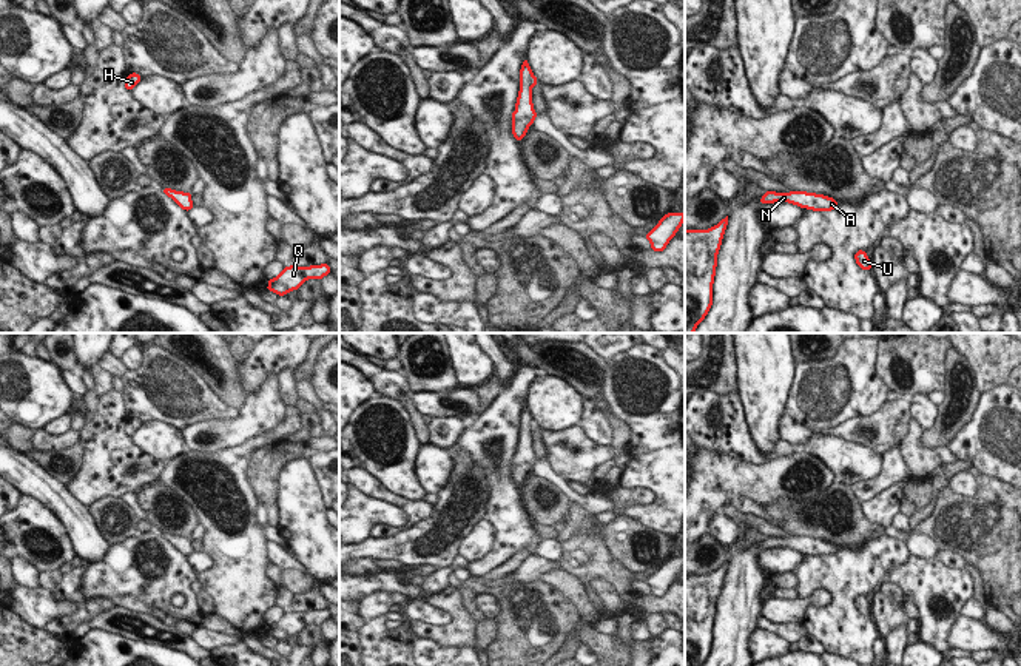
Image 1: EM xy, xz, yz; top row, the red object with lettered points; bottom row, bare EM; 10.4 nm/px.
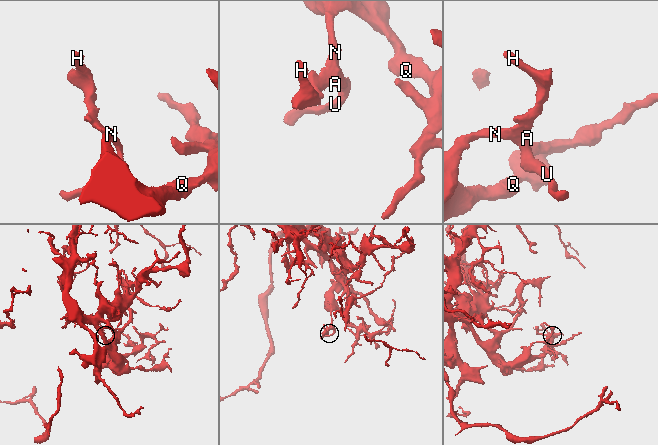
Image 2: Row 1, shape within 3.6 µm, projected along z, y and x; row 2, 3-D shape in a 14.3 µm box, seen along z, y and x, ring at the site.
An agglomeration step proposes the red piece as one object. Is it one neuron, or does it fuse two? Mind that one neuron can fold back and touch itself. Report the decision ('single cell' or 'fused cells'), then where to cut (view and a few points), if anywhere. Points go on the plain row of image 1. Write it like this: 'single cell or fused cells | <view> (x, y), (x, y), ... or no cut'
single cell | no cut

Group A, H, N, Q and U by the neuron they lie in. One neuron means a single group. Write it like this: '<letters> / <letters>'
A H N Q U

